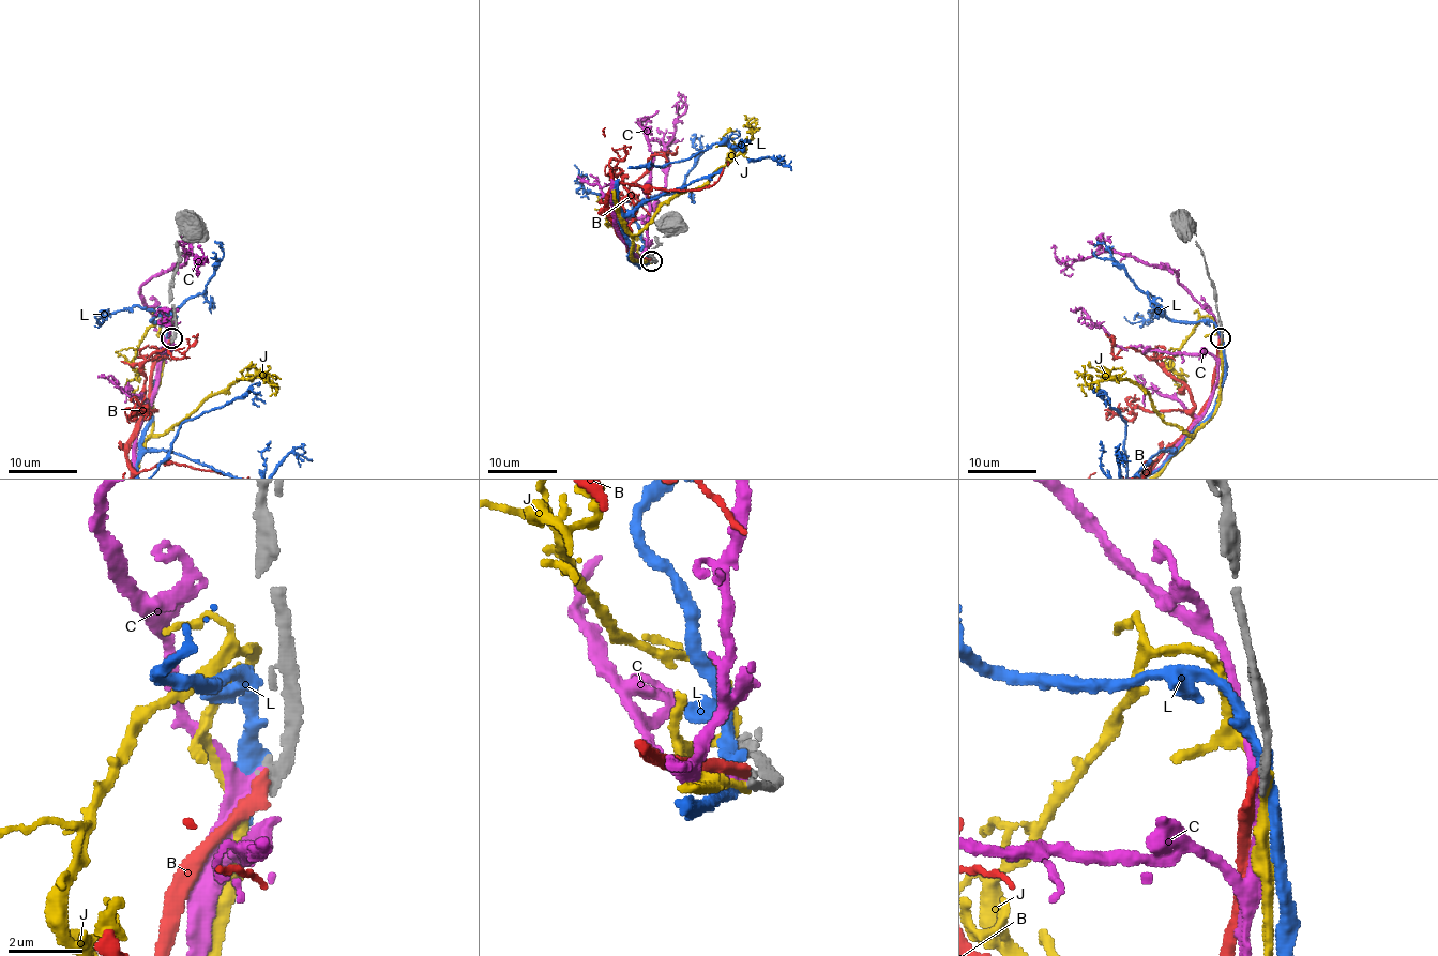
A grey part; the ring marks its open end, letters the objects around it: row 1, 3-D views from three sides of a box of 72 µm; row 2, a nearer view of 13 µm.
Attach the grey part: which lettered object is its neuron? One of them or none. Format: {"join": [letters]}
{"join": ["C"]}

